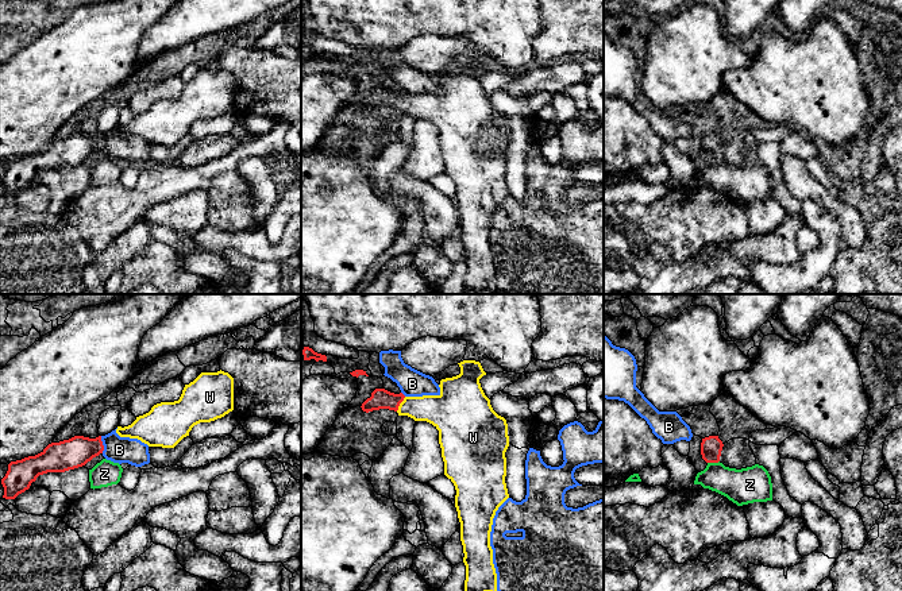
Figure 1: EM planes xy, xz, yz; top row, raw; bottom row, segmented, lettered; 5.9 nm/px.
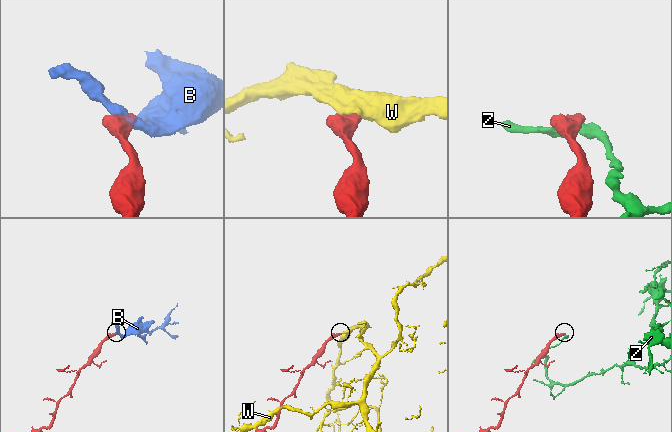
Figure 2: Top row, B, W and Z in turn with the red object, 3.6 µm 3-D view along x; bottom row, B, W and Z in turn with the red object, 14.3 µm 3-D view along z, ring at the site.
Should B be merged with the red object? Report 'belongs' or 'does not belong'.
does not belong

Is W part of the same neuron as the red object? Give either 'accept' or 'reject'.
accept

